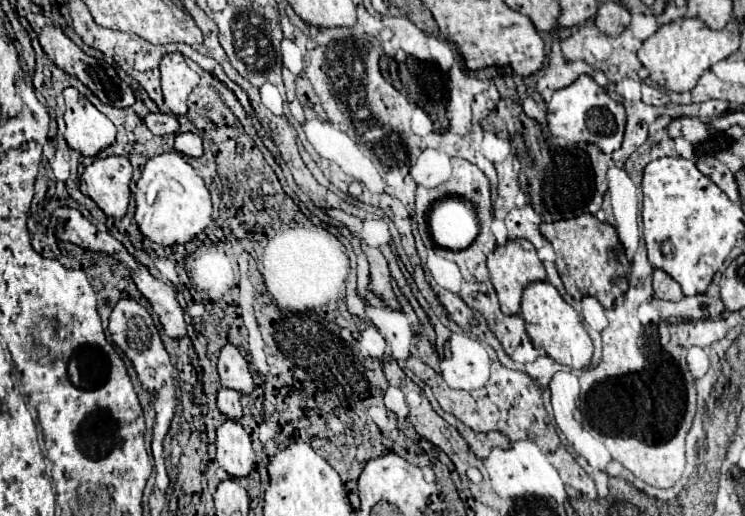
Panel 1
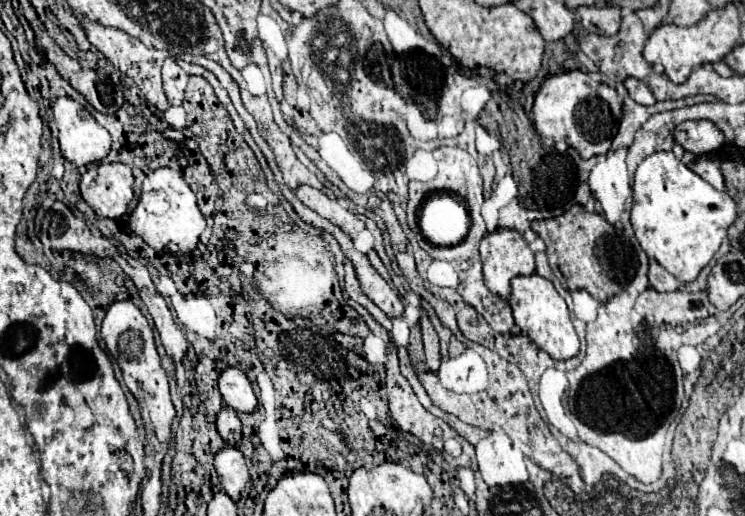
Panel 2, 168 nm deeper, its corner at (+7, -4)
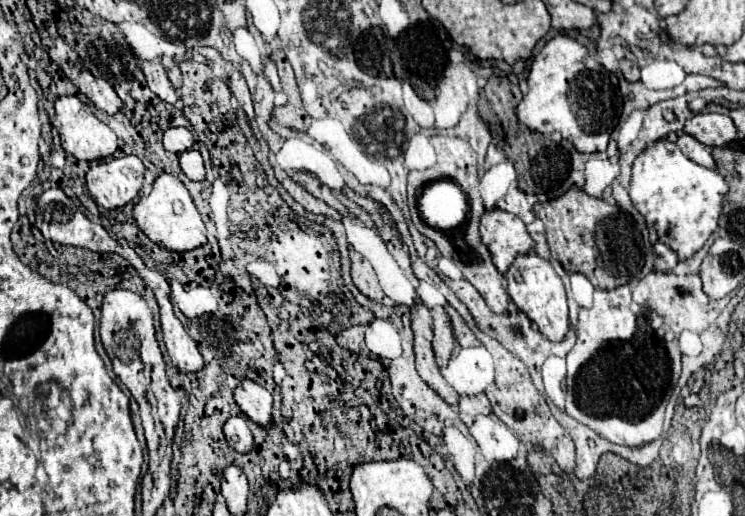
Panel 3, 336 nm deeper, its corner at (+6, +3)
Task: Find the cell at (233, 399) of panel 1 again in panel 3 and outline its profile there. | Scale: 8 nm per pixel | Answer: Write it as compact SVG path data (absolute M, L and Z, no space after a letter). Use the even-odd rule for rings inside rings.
M233 416L225 422L225 438L233 450L247 454L253 448L253 436L247 422L241 416Z

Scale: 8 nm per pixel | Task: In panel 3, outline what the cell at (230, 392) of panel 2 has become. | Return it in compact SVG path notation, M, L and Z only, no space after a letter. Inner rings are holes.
M243 380L235 390L235 402L239 404L241 412L255 422L257 426L269 430L273 424L273 396L259 384L251 380Z

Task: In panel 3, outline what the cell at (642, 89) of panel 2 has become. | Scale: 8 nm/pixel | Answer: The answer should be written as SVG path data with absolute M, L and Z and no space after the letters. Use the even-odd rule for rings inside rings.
M619 60L619 68L627 80L639 80L639 66L631 60Z

